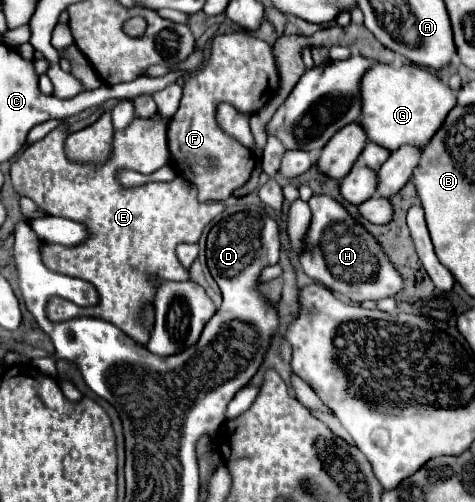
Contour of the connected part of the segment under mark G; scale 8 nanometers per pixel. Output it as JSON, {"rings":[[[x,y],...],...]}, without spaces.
{"rings":[[[372,64],[360,80],[360,102],[358,124],[364,126],[370,142],[390,152],[406,144],[424,150],[428,140],[432,140],[442,126],[446,114],[456,106],[456,94],[420,66],[406,64],[396,70],[388,64]]]}

